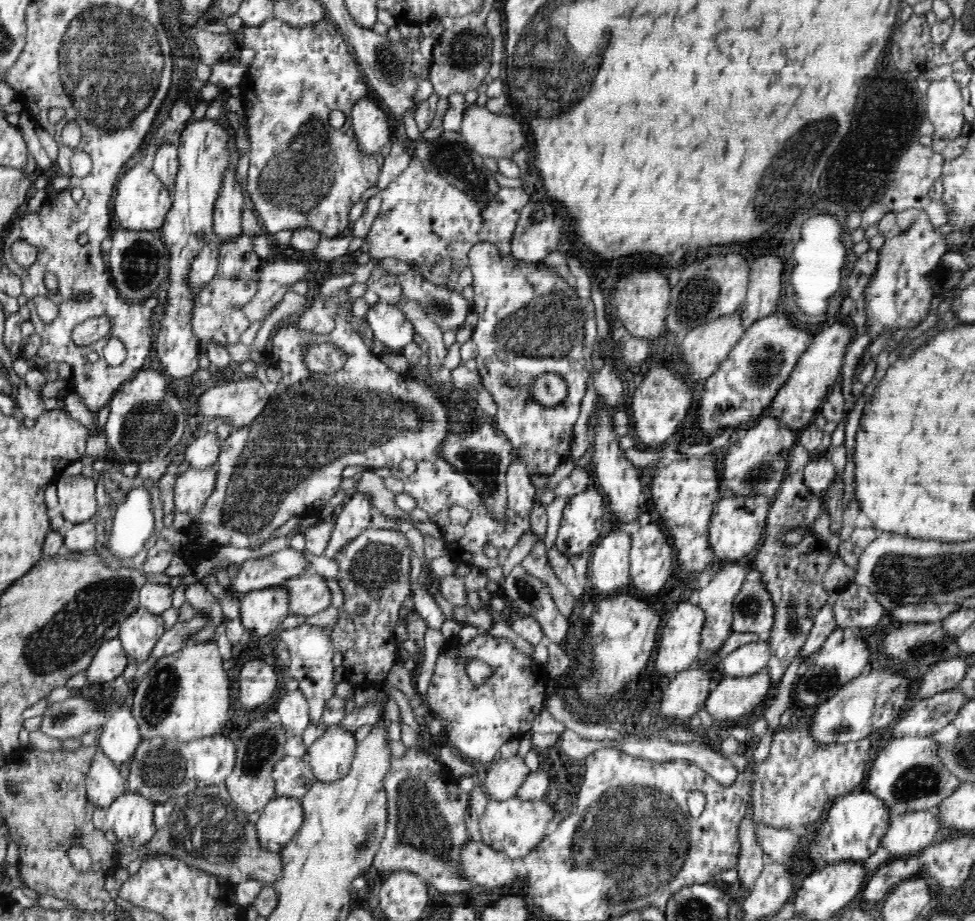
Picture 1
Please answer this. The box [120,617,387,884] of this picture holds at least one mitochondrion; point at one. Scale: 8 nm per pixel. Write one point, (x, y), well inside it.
(207, 828)

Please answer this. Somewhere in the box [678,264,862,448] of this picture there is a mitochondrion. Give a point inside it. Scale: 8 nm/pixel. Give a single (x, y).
(767, 361)

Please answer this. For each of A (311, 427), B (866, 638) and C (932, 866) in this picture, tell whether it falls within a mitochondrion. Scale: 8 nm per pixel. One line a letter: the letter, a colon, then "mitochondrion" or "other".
A: mitochondrion
B: other
C: other

